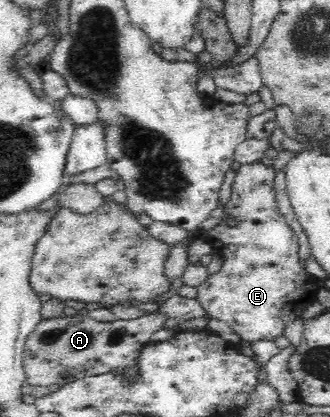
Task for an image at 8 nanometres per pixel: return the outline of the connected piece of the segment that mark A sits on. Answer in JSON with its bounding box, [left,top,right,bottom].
[24,312,169,386]

